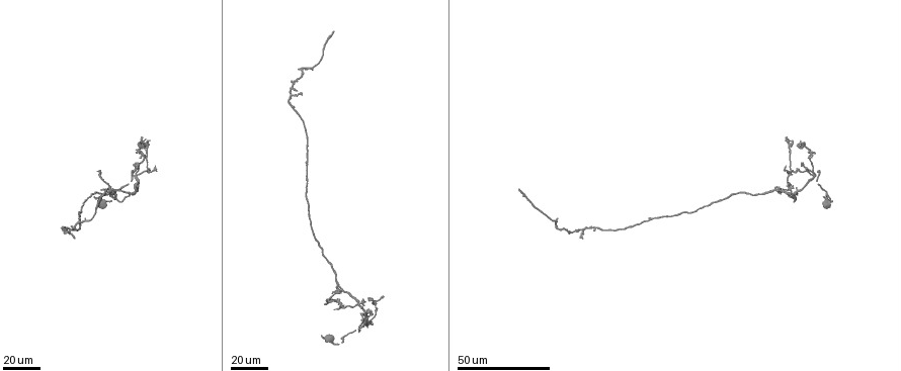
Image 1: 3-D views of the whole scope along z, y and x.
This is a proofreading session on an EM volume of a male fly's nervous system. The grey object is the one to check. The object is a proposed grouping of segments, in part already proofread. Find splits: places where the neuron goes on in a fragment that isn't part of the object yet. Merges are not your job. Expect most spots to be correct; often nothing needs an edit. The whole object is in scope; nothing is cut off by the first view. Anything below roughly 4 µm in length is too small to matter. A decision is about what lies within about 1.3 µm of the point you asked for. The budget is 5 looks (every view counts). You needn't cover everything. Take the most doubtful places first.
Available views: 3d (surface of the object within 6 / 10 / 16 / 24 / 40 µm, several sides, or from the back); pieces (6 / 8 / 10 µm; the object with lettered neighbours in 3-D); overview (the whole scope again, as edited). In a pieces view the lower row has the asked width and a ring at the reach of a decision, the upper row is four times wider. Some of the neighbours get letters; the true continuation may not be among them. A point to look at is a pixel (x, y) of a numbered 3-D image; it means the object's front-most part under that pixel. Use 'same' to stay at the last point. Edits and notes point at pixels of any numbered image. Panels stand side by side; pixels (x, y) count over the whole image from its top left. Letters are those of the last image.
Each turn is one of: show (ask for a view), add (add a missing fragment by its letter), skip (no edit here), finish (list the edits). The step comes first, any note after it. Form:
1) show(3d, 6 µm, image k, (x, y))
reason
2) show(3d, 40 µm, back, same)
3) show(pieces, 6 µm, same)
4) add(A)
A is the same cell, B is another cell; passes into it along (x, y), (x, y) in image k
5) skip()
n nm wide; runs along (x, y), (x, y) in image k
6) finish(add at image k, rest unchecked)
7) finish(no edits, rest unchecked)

show(3d, 40 µm, image 1, (107, 191))
an open end

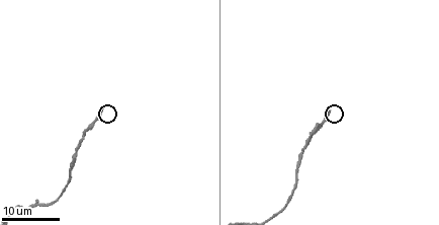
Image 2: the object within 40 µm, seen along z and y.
show(pieces, 6 µm, image 2, (331, 112))
what lies round it

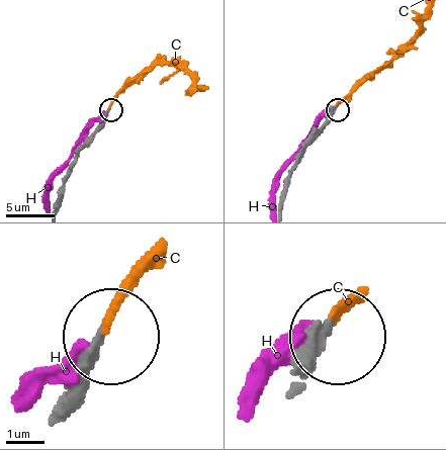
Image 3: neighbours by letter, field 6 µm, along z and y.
add(C)
C is the same cell, H is another cell; passes into it along (293, 371), (361, 303) in image 3; the neuron continues

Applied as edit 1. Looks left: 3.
show(overview)

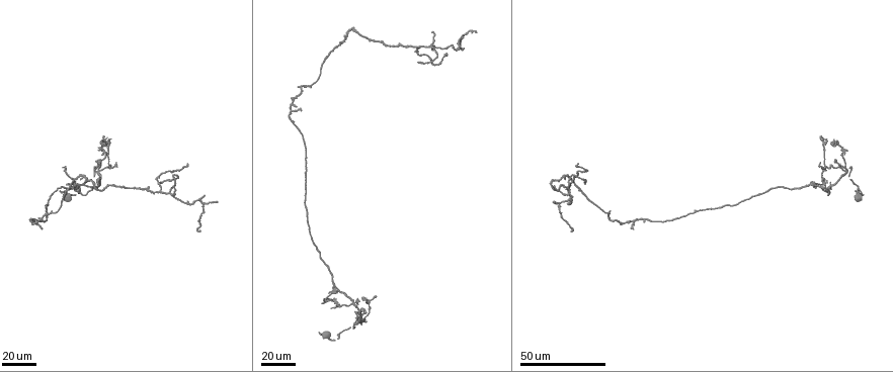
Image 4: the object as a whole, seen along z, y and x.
show(3d, 40 µm, image 4, (814, 188))
free end

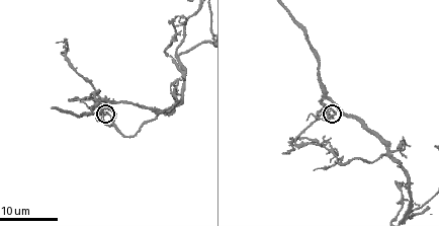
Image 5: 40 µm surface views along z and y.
show(pieces, 10 µm, image 5, (333, 117))

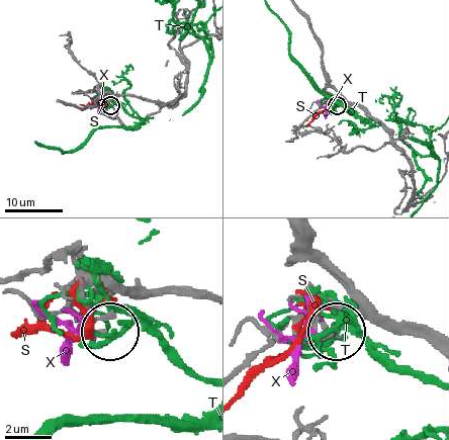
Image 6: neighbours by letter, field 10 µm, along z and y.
skip()
180 nm wide; S, T and X are other cells; none of them fits

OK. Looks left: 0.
finish(add at image 3, rest unchecked)

